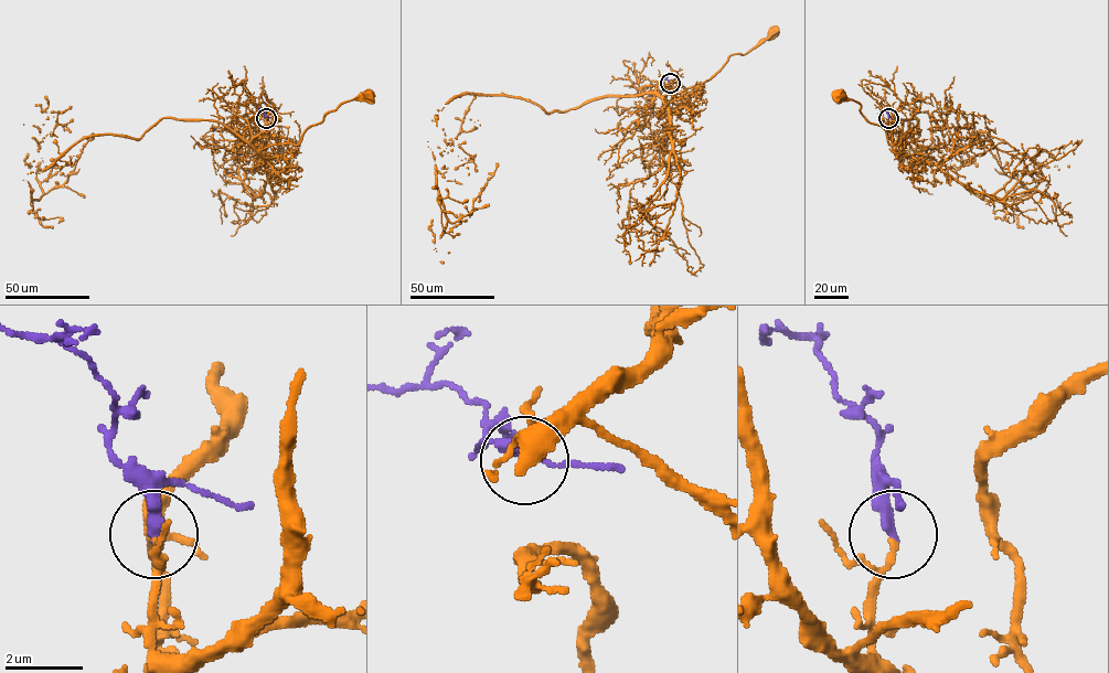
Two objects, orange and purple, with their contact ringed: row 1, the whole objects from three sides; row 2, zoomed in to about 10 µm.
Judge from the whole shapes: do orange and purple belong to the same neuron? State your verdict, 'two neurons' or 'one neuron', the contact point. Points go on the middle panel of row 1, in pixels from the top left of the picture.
one neuron | (670, 83)

